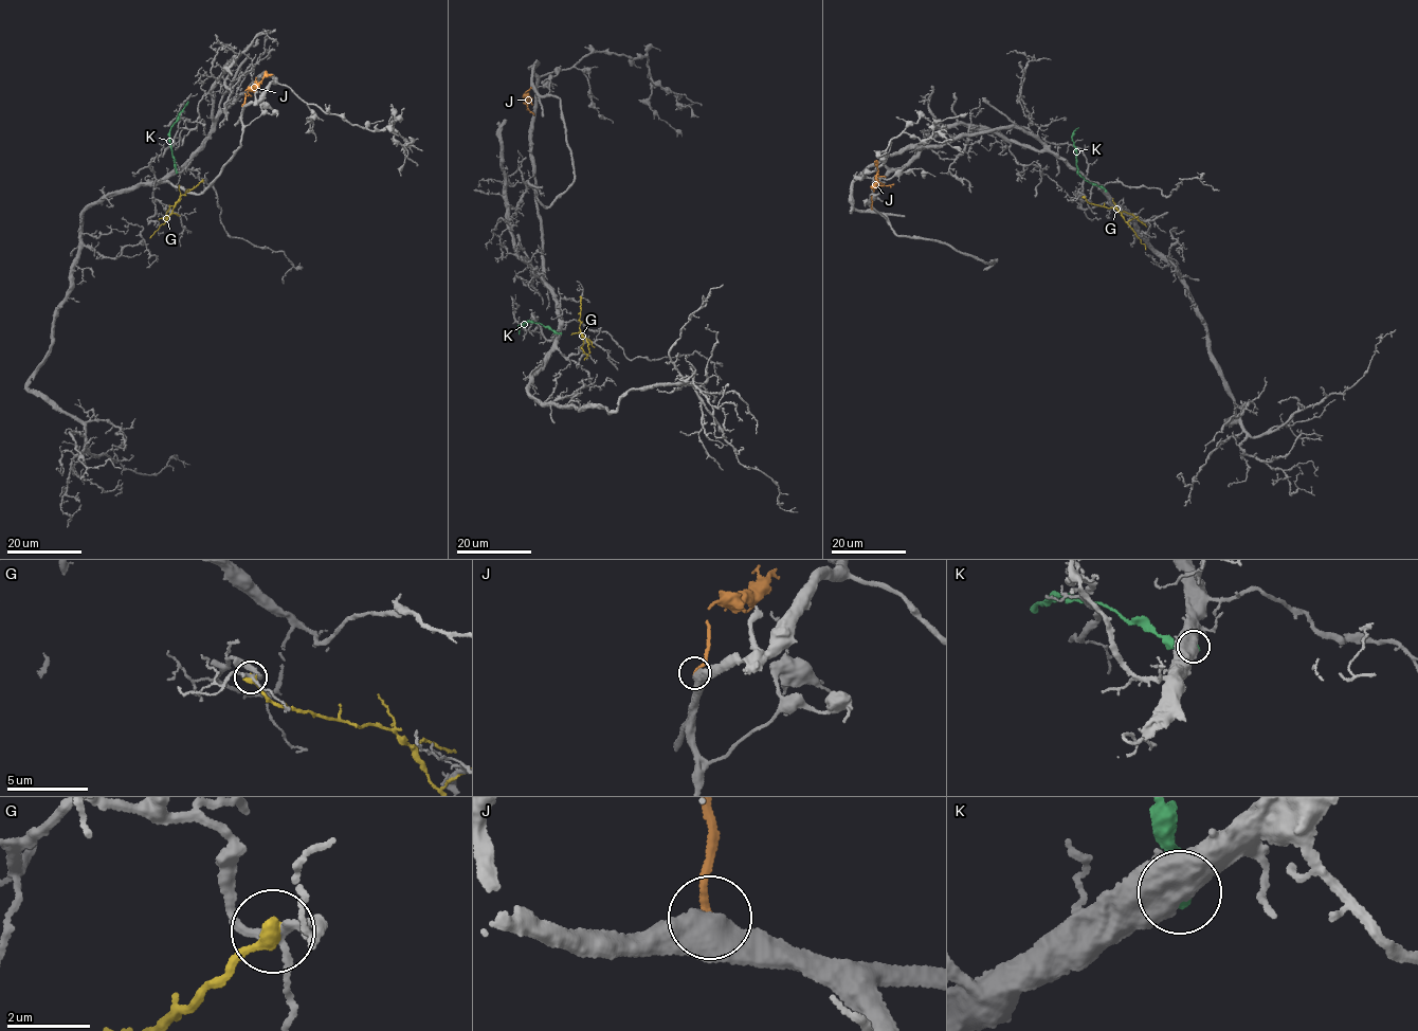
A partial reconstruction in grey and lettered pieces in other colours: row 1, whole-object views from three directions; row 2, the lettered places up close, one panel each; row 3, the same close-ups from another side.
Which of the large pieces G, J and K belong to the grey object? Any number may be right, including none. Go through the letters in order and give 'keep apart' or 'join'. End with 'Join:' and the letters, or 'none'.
G: keep apart
J: keep apart
K: keep apart
Join: none

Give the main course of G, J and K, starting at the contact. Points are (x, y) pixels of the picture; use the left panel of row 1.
G: (202, 180), (179, 198), (165, 221), (149, 238)
J: (241, 105), (247, 89), (272, 75)
K: (176, 172), (170, 126), (188, 102)

